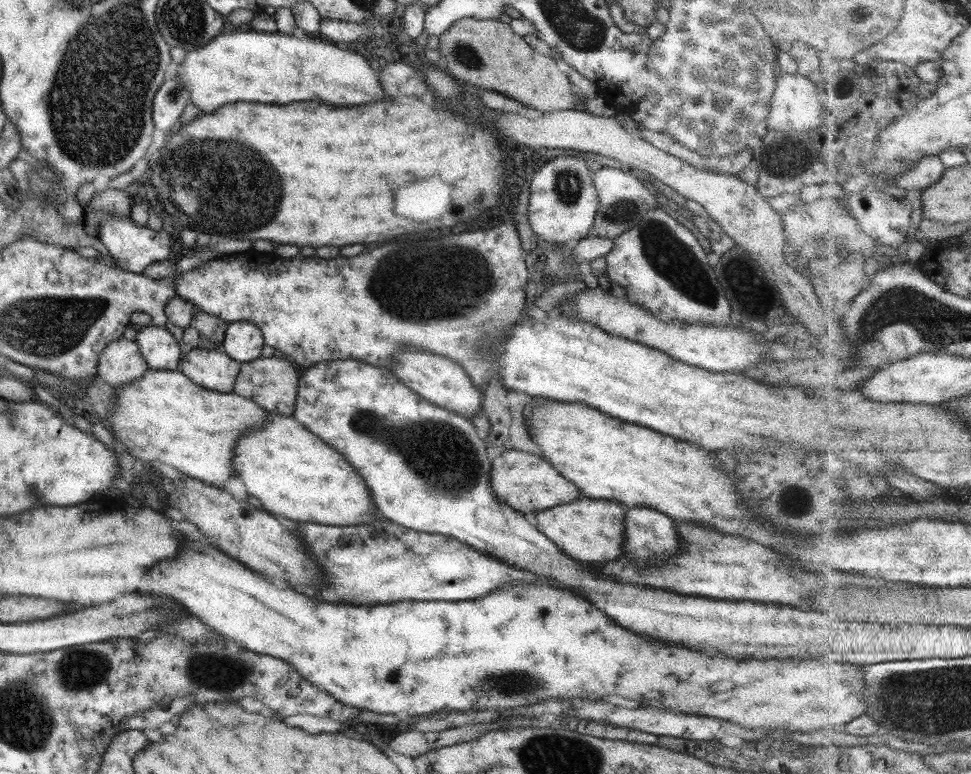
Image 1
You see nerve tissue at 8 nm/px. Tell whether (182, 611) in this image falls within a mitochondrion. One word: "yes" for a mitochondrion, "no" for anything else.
no

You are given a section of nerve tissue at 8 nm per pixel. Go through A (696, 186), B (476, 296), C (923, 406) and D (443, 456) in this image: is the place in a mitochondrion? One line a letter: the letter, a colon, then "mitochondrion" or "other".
A: other
B: mitochondrion
C: other
D: mitochondrion

